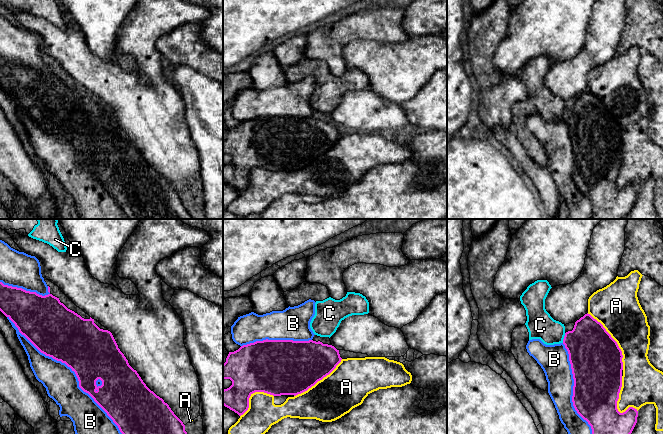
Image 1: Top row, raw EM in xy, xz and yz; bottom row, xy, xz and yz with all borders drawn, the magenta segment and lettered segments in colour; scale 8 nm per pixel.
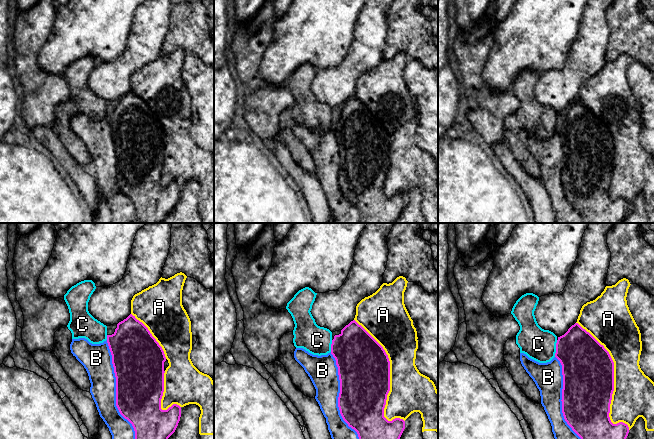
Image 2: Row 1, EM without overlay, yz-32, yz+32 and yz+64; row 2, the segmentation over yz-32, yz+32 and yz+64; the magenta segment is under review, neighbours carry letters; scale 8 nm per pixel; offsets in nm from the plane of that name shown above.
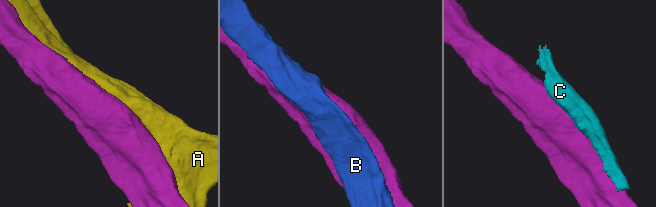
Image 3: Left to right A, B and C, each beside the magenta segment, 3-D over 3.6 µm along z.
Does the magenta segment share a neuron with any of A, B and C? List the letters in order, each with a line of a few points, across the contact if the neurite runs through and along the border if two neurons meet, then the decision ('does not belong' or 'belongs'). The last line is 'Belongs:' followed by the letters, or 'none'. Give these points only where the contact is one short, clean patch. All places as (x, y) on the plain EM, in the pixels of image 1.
A: does not belong
B: does not belong
C: line yz (565, 109), (562, 118); does not belong
Belongs: none

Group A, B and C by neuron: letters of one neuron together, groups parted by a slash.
A / B / C

